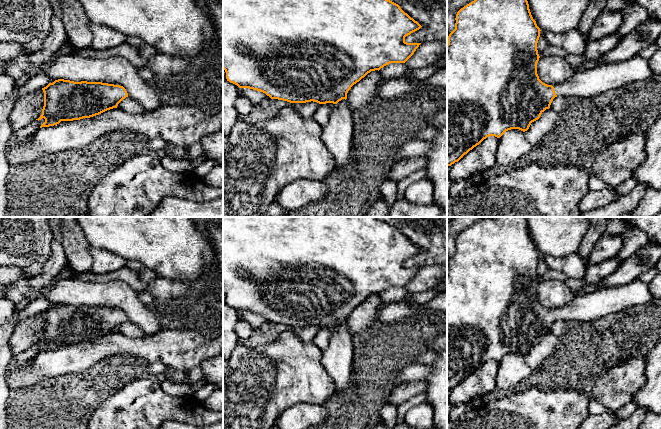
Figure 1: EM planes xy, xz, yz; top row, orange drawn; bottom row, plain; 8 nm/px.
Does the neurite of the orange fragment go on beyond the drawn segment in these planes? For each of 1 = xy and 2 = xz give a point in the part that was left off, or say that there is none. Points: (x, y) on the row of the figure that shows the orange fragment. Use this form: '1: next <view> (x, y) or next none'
1: next none
2: next xz (337, 134)

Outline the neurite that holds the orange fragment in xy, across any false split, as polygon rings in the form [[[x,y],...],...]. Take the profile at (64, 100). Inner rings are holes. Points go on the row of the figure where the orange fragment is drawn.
[[[58,79],[42,88],[44,106],[36,120],[45,119],[40,126],[49,127],[61,121],[90,118],[117,108],[128,97],[123,86],[102,82],[74,82]]]

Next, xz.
[[[223,0],[223,69],[226,72],[226,79],[230,83],[237,85],[239,88],[249,88],[265,93],[271,99],[278,99],[287,101],[290,103],[306,103],[306,102],[317,102],[319,104],[333,103],[335,107],[330,111],[329,121],[322,127],[322,140],[327,146],[328,150],[334,155],[336,167],[342,168],[347,165],[352,157],[353,149],[353,132],[354,124],[352,119],[352,110],[349,107],[347,99],[347,93],[351,87],[364,78],[368,73],[375,70],[380,70],[384,66],[390,63],[405,63],[416,51],[421,43],[407,43],[405,37],[411,33],[419,30],[422,26],[411,18],[407,13],[405,13],[398,4],[390,0]]]

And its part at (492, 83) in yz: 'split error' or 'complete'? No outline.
split error

